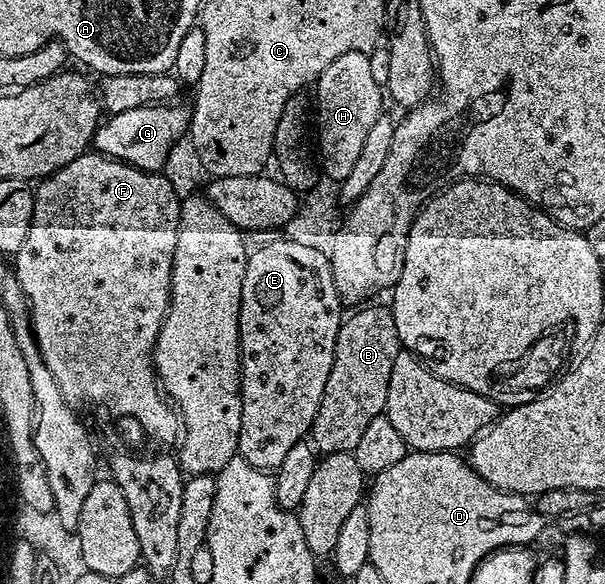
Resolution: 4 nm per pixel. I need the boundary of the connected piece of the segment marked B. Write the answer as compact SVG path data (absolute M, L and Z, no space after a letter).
M368 304L368 309L360 308L351 318L344 320L339 327L333 367L329 371L329 379L325 383L325 391L321 395L321 403L317 415L311 424L309 434L314 448L320 454L351 453L361 440L361 434L375 417L380 416L387 407L387 392L389 391L389 375L393 371L393 363L401 351L401 342L397 335L397 323L393 319L390 308L384 305Z

